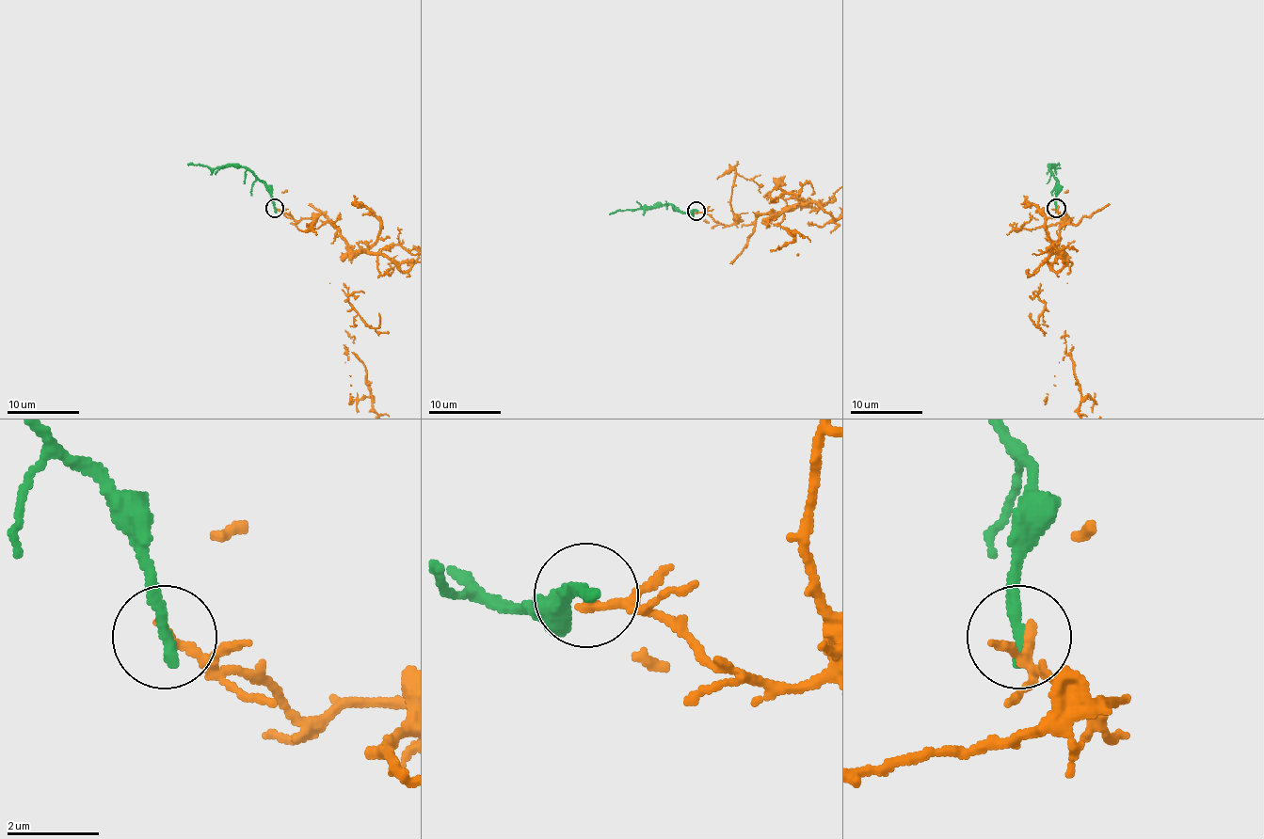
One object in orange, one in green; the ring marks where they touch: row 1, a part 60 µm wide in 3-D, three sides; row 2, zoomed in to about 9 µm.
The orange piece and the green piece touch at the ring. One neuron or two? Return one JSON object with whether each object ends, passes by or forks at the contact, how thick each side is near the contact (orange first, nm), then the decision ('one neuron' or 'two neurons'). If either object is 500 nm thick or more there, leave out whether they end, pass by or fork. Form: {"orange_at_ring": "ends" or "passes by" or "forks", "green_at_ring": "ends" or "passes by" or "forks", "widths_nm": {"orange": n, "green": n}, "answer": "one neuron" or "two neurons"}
{"orange_at_ring": "ends", "green_at_ring": "ends", "widths_nm": {"orange": 200, "green": 320}, "answer": "two neurons"}

